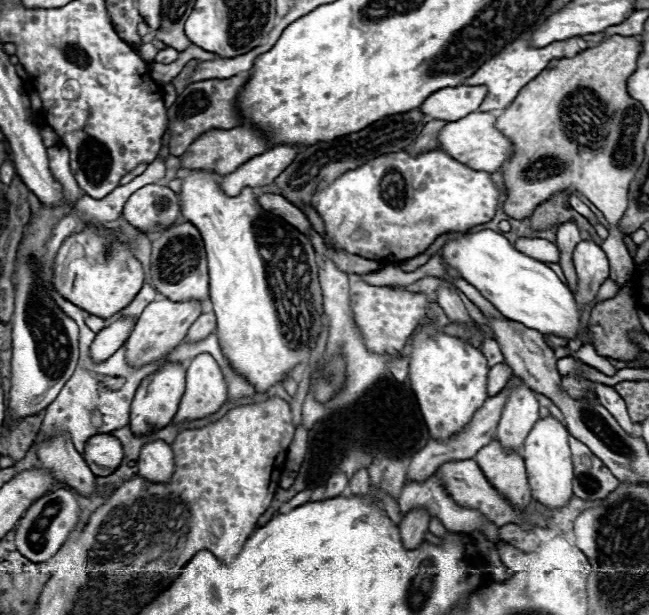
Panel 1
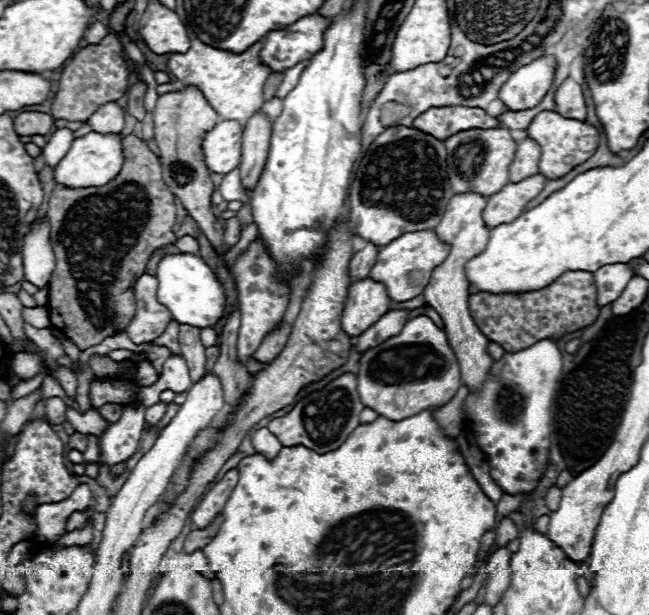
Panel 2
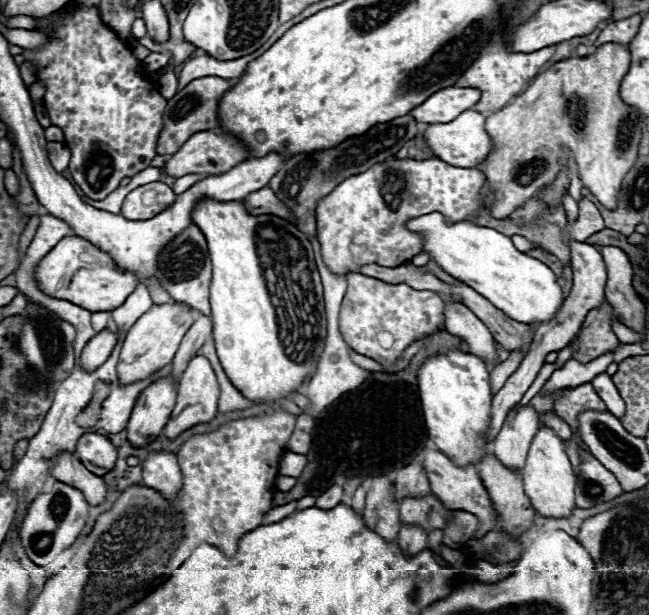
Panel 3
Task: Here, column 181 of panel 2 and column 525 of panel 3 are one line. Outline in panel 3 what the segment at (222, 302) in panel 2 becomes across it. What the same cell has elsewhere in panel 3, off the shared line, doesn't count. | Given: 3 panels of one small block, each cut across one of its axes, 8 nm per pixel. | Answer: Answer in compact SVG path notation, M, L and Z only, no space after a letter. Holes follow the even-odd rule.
M440 212L424 214L406 222L410 232L422 236L422 252L430 256L446 274L484 294L496 308L518 322L548 322L560 310L564 296L554 272L540 260L514 248L512 240L494 228L476 226L468 220L448 222Z

